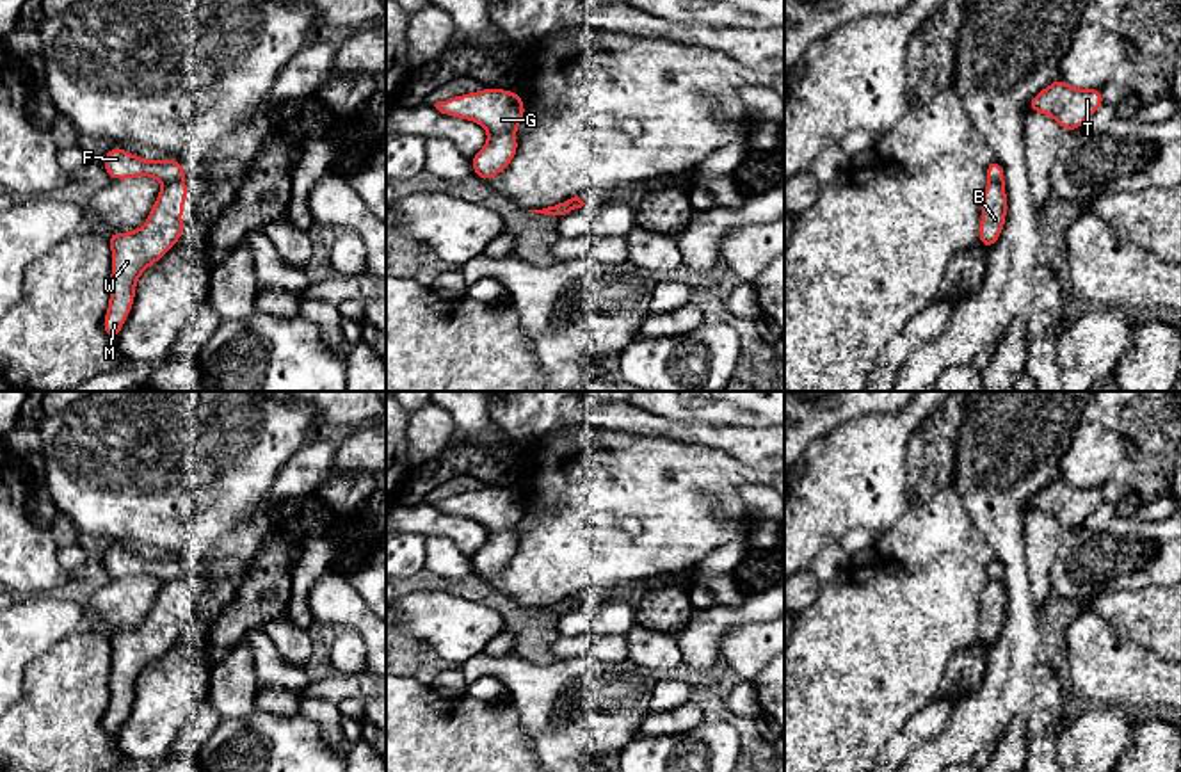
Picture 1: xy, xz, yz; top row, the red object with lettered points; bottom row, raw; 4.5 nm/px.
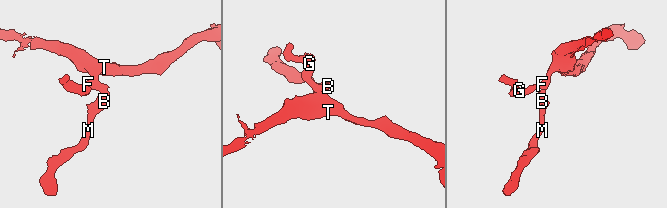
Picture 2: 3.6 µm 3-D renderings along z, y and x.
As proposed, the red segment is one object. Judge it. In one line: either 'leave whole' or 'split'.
split

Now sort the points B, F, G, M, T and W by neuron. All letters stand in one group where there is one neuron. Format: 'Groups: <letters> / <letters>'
Groups: B M W / F G T

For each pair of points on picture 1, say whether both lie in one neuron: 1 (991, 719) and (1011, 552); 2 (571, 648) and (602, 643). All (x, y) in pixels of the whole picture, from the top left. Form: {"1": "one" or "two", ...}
{"1": "one", "2": "one"}

